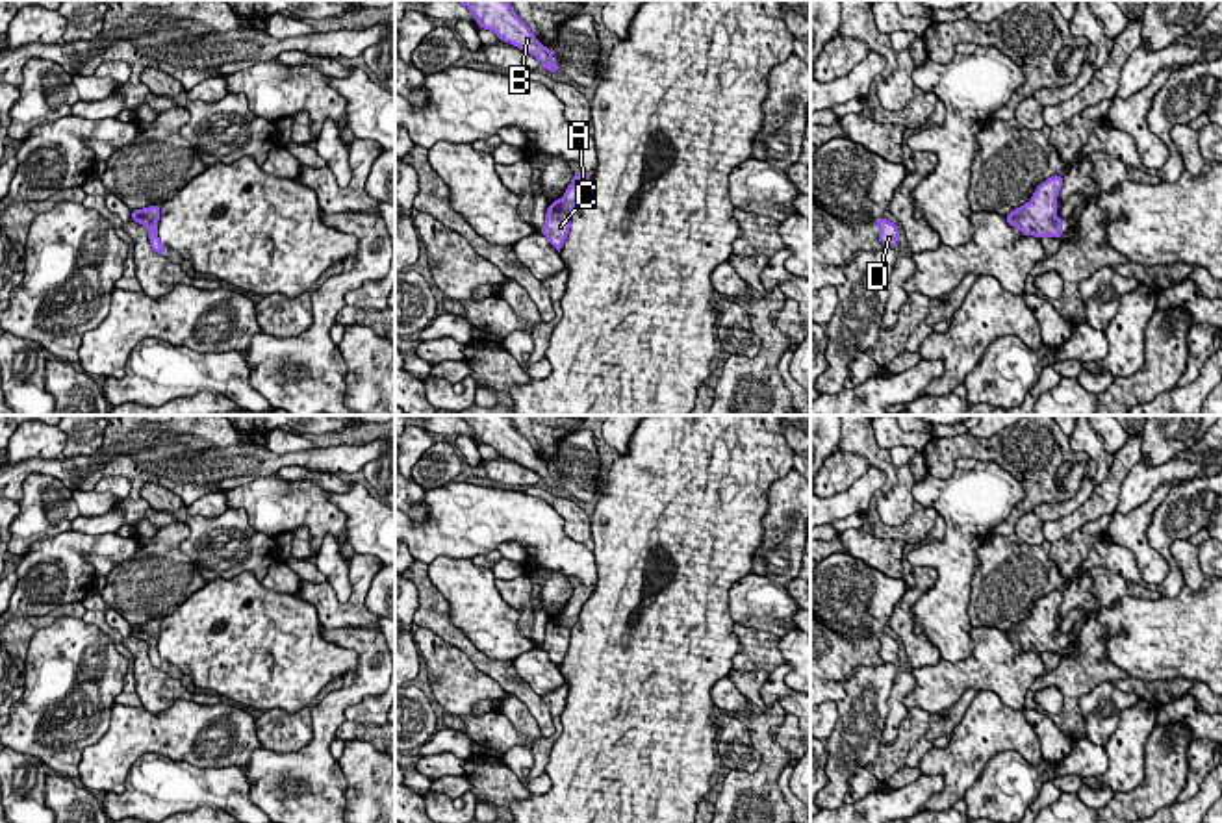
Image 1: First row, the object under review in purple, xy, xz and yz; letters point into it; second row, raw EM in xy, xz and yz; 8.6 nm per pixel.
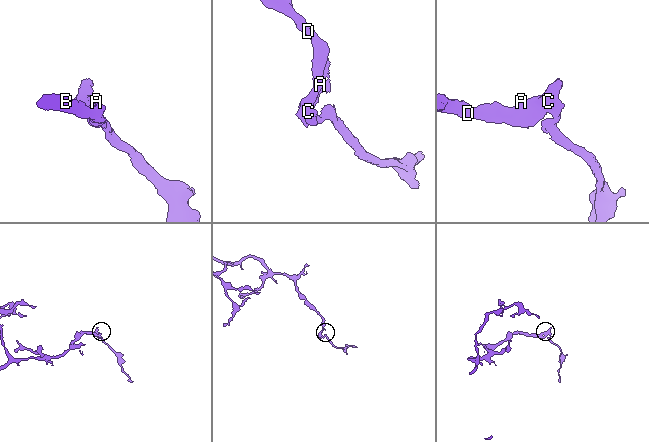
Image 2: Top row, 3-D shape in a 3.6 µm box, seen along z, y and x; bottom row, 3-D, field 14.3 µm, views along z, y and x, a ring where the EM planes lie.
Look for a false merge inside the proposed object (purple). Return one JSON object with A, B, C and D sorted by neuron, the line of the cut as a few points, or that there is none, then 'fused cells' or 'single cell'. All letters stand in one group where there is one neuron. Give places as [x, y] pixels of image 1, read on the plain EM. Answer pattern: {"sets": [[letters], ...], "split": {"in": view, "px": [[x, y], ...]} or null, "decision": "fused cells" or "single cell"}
{"sets": [["A", "B", "C", "D"]], "split": null, "decision": "single cell"}

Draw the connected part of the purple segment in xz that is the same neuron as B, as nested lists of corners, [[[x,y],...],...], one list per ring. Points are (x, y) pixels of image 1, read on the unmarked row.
[[[456,415],[465,421],[478,441],[493,447],[501,456],[534,471],[543,484],[558,487],[553,465],[543,462],[530,443],[517,432],[508,415]]]

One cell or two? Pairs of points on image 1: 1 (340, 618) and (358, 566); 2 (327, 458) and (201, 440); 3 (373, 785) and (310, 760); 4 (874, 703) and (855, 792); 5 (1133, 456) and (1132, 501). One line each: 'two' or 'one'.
1: one
2: one
3: two
4: two
5: two

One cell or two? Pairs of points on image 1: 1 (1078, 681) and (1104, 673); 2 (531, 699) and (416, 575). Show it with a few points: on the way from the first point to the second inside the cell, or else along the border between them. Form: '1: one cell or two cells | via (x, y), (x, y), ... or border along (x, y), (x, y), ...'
1: one cell | via (1083, 675), (1098, 673)
2: one cell | via (497, 670), (457, 638), (432, 608)

